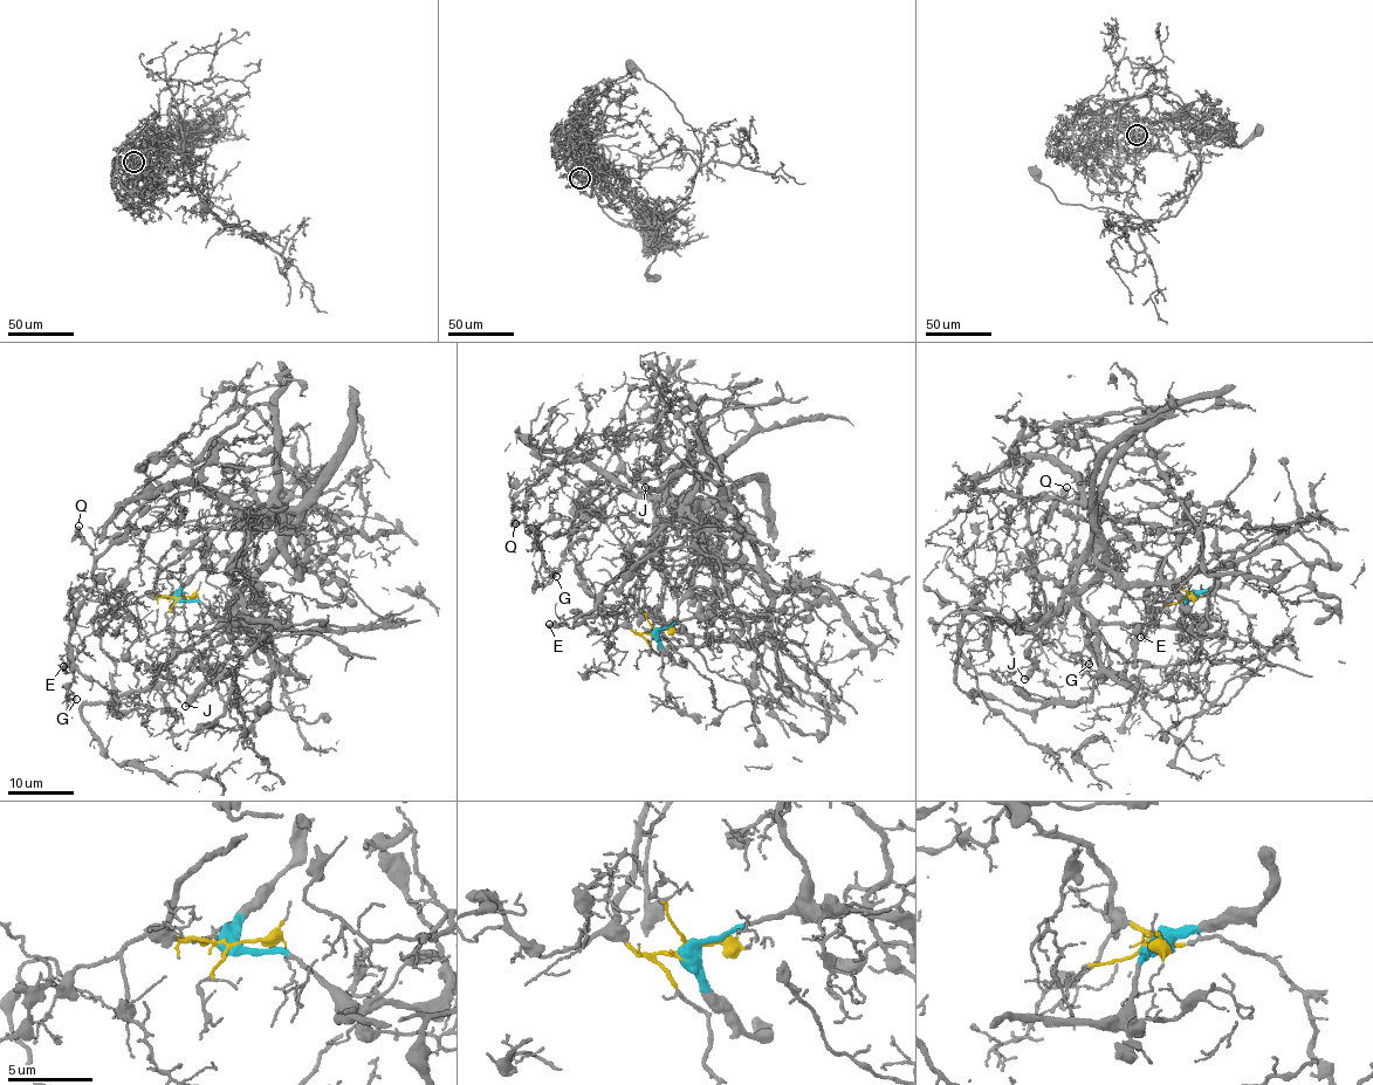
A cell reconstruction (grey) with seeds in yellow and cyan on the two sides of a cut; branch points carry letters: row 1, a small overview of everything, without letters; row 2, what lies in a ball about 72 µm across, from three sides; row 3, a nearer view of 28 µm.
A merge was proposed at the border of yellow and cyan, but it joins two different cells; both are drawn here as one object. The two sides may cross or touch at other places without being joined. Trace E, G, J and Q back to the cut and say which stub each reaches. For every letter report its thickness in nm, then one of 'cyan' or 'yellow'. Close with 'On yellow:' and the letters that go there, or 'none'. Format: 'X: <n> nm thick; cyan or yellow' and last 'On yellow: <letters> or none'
E: 300 nm thick; yellow
G: 110 nm thick; yellow
J: 500 nm thick; cyan
Q: 650 nm thick; yellow
On yellow: E, G, Q

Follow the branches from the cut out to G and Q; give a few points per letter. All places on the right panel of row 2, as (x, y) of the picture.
G: (1186, 597), (1175, 571), (1087, 502), (1076, 479), (1049, 458), (1031, 458), (1018, 499), (1048, 645), (1089, 664)
Q: (1186, 597), (1175, 571), (1049, 458), (1031, 458), (1018, 499), (1029, 514), (1043, 492), (1065, 487)

